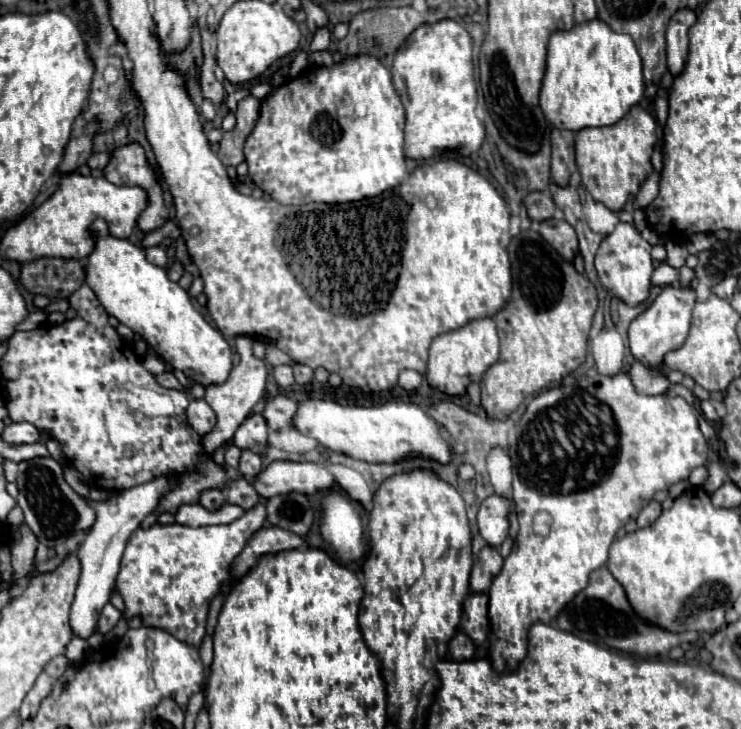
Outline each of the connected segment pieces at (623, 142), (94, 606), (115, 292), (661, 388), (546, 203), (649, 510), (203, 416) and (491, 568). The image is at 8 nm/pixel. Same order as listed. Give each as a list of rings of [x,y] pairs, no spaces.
[[[635,104],[619,122],[599,128],[583,128],[575,134],[577,168],[587,192],[609,210],[623,210],[627,200],[639,192],[639,186],[653,172],[651,154],[657,142],[657,122],[639,104]]]
[[[163,474],[151,482],[129,488],[127,492],[121,490],[121,492],[113,494],[107,502],[93,502],[87,498],[91,508],[95,508],[97,520],[89,528],[83,544],[77,550],[77,558],[81,562],[81,578],[79,578],[79,586],[75,592],[75,600],[71,604],[71,630],[77,638],[87,640],[89,636],[93,636],[97,632],[99,614],[101,614],[103,606],[109,602],[111,592],[115,588],[115,578],[119,574],[121,554],[123,554],[127,538],[131,536],[131,532],[135,528],[141,526],[141,522],[145,520],[147,514],[157,510],[159,502],[173,490],[173,486],[177,482],[179,482],[177,474]]]
[[[95,220],[89,226],[89,232],[95,246],[87,256],[85,276],[105,312],[115,316],[133,332],[141,334],[175,370],[193,372],[195,382],[207,386],[227,380],[227,372],[233,368],[229,344],[221,332],[215,330],[193,308],[189,294],[177,282],[167,278],[165,268],[151,264],[145,256],[145,250],[131,240],[111,236],[107,222],[103,220]]]
[[[637,360],[631,364],[629,376],[635,380],[635,388],[639,388],[643,394],[665,394],[673,386],[673,382],[669,382],[661,370],[649,368]]]
[[[531,192],[525,198],[525,206],[529,212],[529,218],[539,222],[539,220],[549,220],[555,214],[555,202],[551,200],[549,194],[545,192]]]
[[[651,500],[651,502],[639,512],[639,516],[637,516],[637,524],[639,524],[639,528],[645,528],[645,526],[653,524],[653,522],[659,518],[661,510],[663,510],[663,508],[661,508],[661,502]]]
[[[203,398],[191,400],[191,404],[187,408],[187,422],[197,434],[203,436],[215,426],[215,412]]]
[[[485,546],[473,564],[471,570],[471,590],[473,592],[485,592],[491,586],[491,580],[501,572],[503,558],[499,556],[497,548]]]

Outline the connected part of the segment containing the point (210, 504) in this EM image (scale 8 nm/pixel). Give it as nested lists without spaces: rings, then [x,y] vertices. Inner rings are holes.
[[[219,488],[203,490],[201,498],[199,498],[199,504],[203,504],[205,508],[219,508],[219,504],[223,504],[223,502],[225,502],[225,496],[223,496],[223,490],[219,490]]]

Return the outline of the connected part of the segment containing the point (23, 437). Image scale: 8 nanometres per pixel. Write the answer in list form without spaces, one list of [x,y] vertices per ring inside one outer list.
[[[29,422],[11,424],[11,426],[5,426],[3,440],[11,442],[11,444],[33,444],[33,442],[41,440],[41,432],[37,426],[29,424]]]

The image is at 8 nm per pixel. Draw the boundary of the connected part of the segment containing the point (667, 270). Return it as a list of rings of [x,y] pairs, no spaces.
[[[663,262],[659,268],[655,268],[655,272],[651,276],[651,284],[653,286],[667,286],[667,284],[673,284],[677,278],[679,278],[677,270]]]

